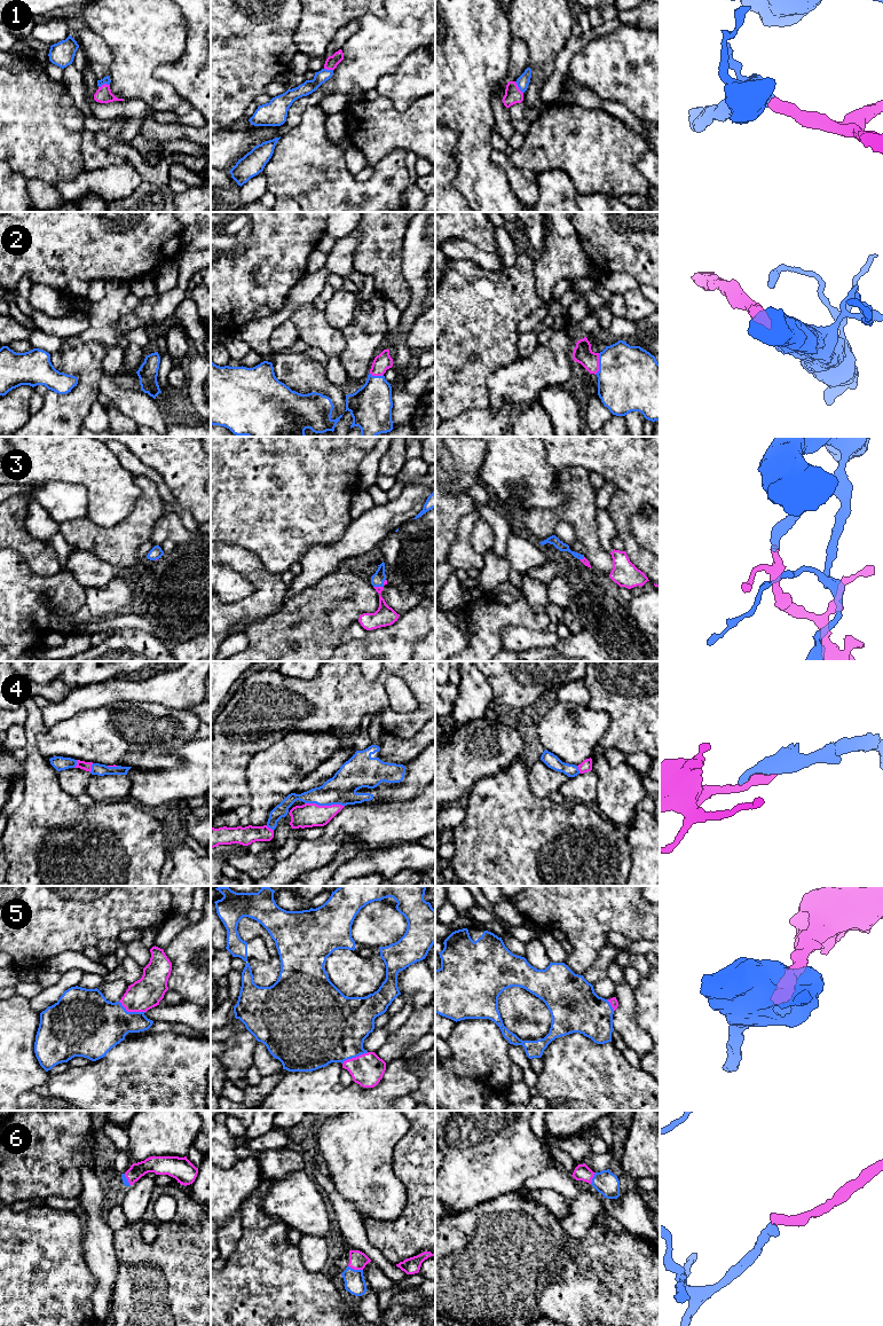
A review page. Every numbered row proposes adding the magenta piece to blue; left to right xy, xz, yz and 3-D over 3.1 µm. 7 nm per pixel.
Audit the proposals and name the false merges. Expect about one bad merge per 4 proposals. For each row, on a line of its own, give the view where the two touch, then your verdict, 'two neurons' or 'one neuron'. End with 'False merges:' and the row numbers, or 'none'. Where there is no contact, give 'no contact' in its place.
1: yz | one neuron
2: yz | one neuron
3: xz | one neuron
4: xz | one neuron
5: xy | one neuron
6: xz | one neuron
False merges: none

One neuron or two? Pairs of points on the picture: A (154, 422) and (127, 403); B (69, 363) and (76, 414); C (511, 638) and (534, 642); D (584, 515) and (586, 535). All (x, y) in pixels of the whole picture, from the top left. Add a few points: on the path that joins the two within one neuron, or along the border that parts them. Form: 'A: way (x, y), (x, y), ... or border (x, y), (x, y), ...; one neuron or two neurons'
A: way (147, 415), (134, 403); one neuron
B: way (81, 374), (83, 393), (78, 401); one neuron
C: way (517, 638), (528, 640); one neuron
D: way (584, 519), (585, 531); one neuron

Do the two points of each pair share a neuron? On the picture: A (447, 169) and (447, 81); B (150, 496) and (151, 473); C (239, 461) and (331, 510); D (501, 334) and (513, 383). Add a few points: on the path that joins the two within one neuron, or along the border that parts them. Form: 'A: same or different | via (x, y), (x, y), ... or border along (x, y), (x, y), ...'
A: different | border along (447, 126), (456, 138), (454, 154)
B: different | border along (135, 476), (146, 476), (164, 501)
C: same | via (262, 461), (275, 462), (308, 495)
D: different | border along (518, 359), (499, 367), (487, 379)

